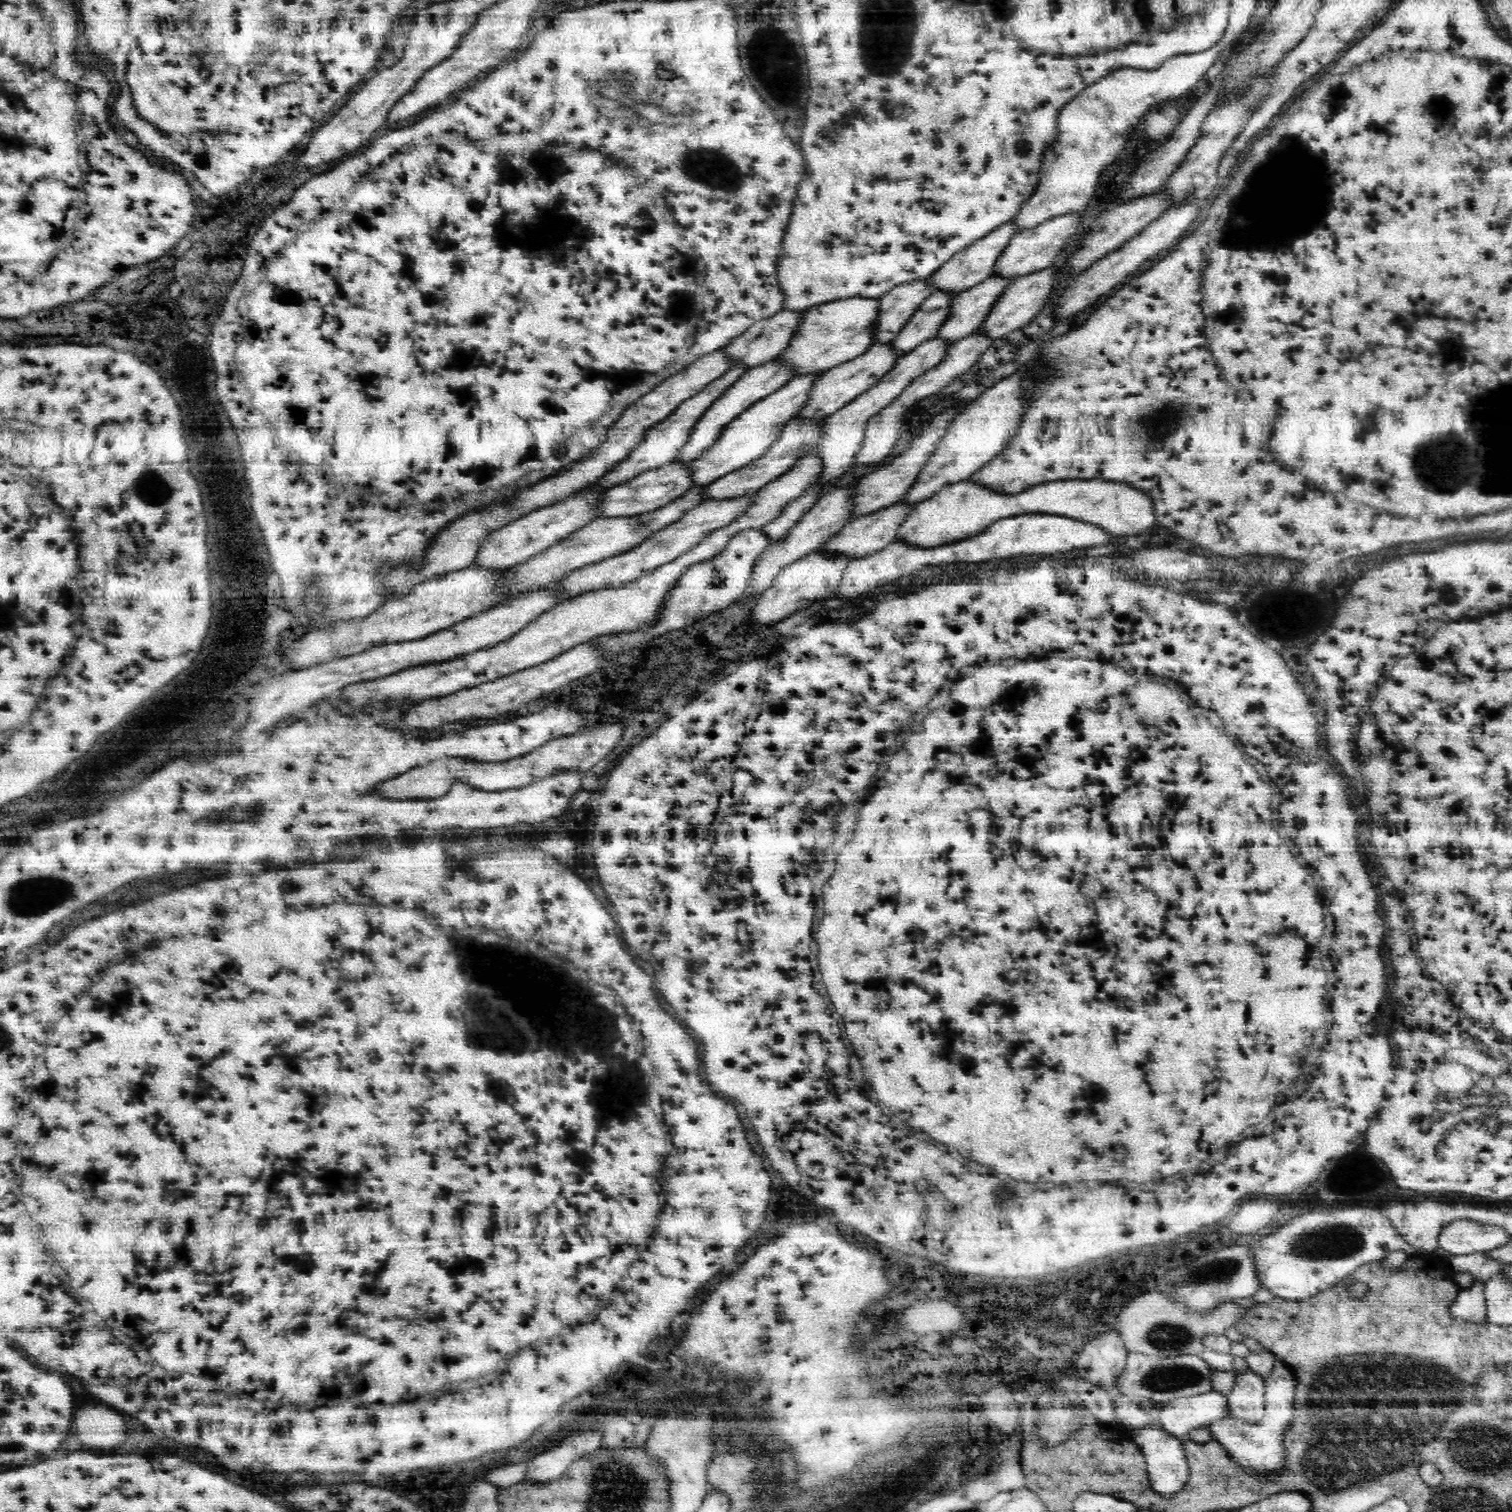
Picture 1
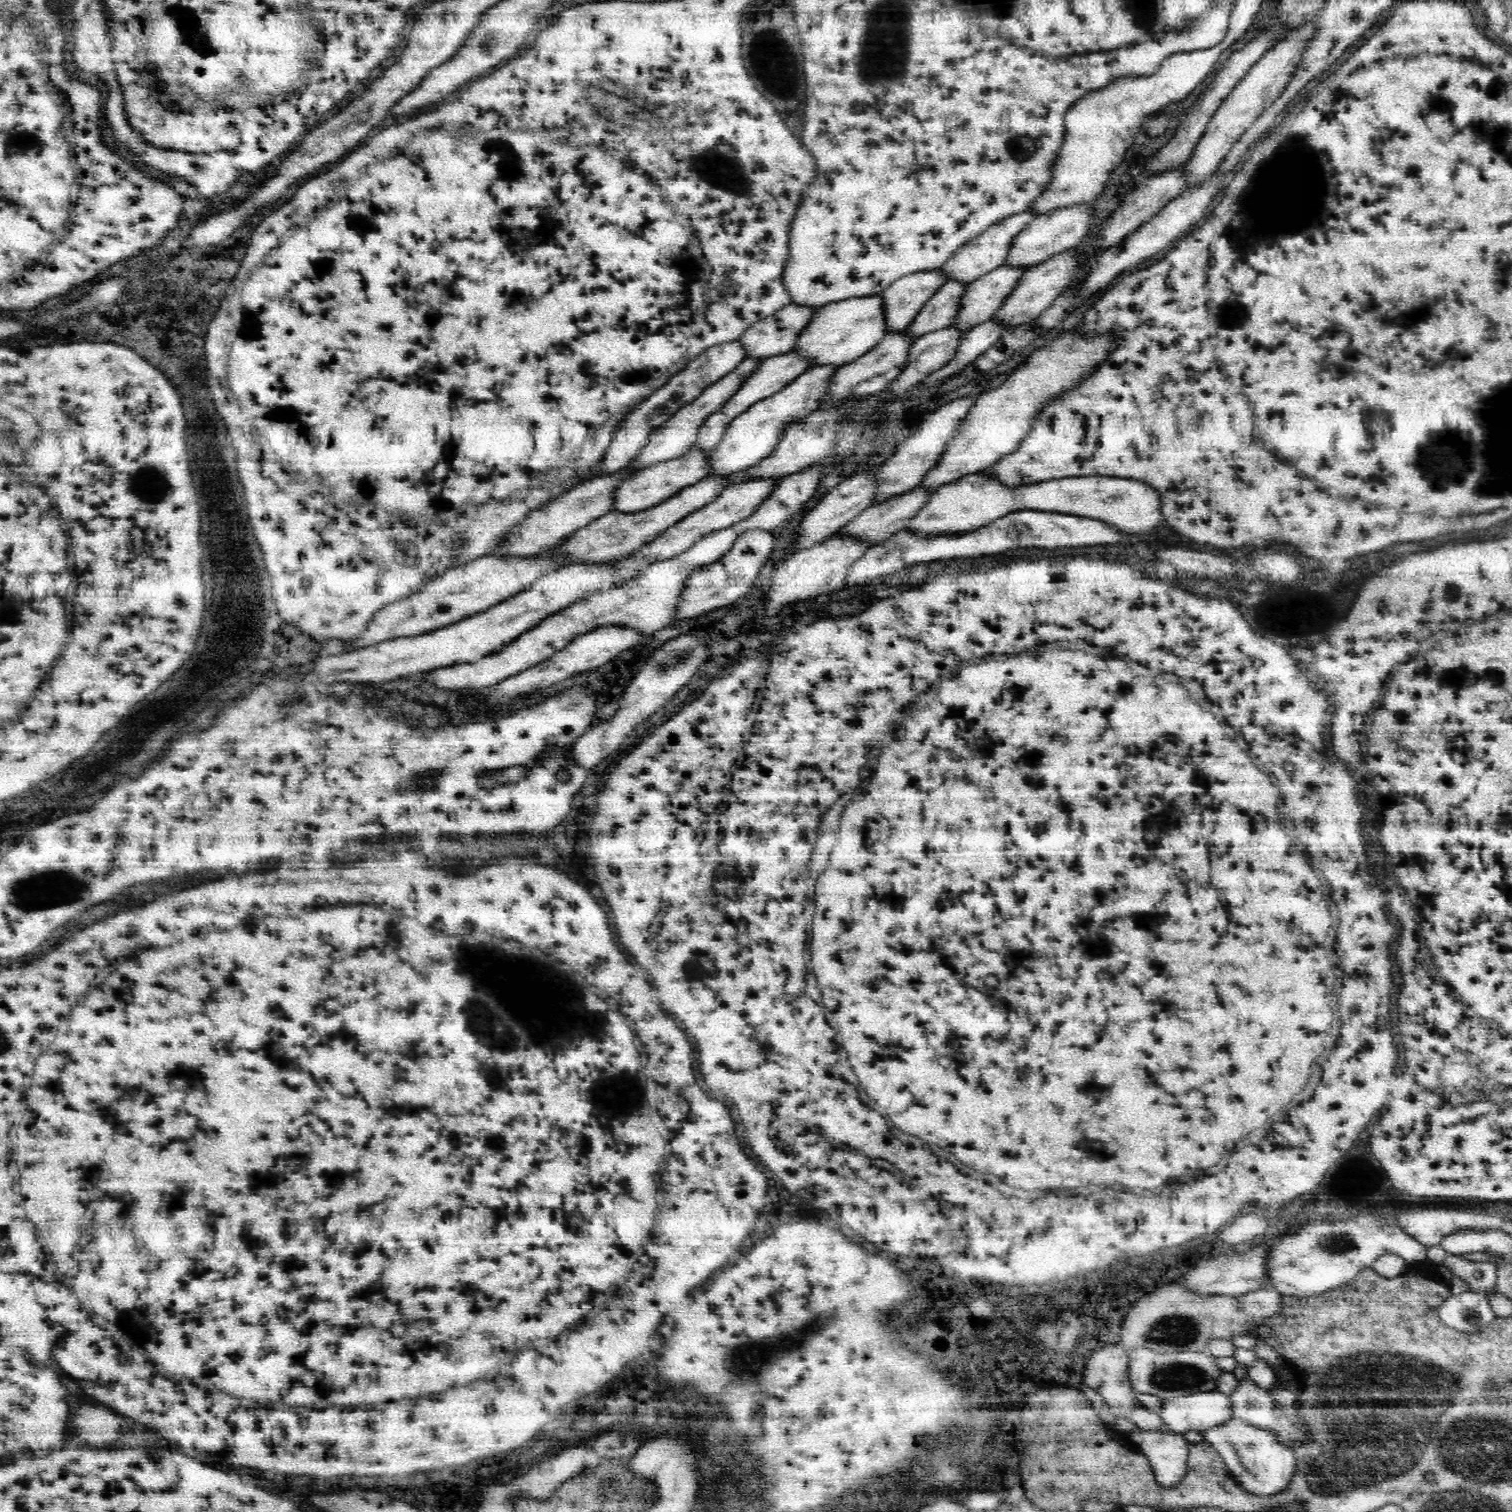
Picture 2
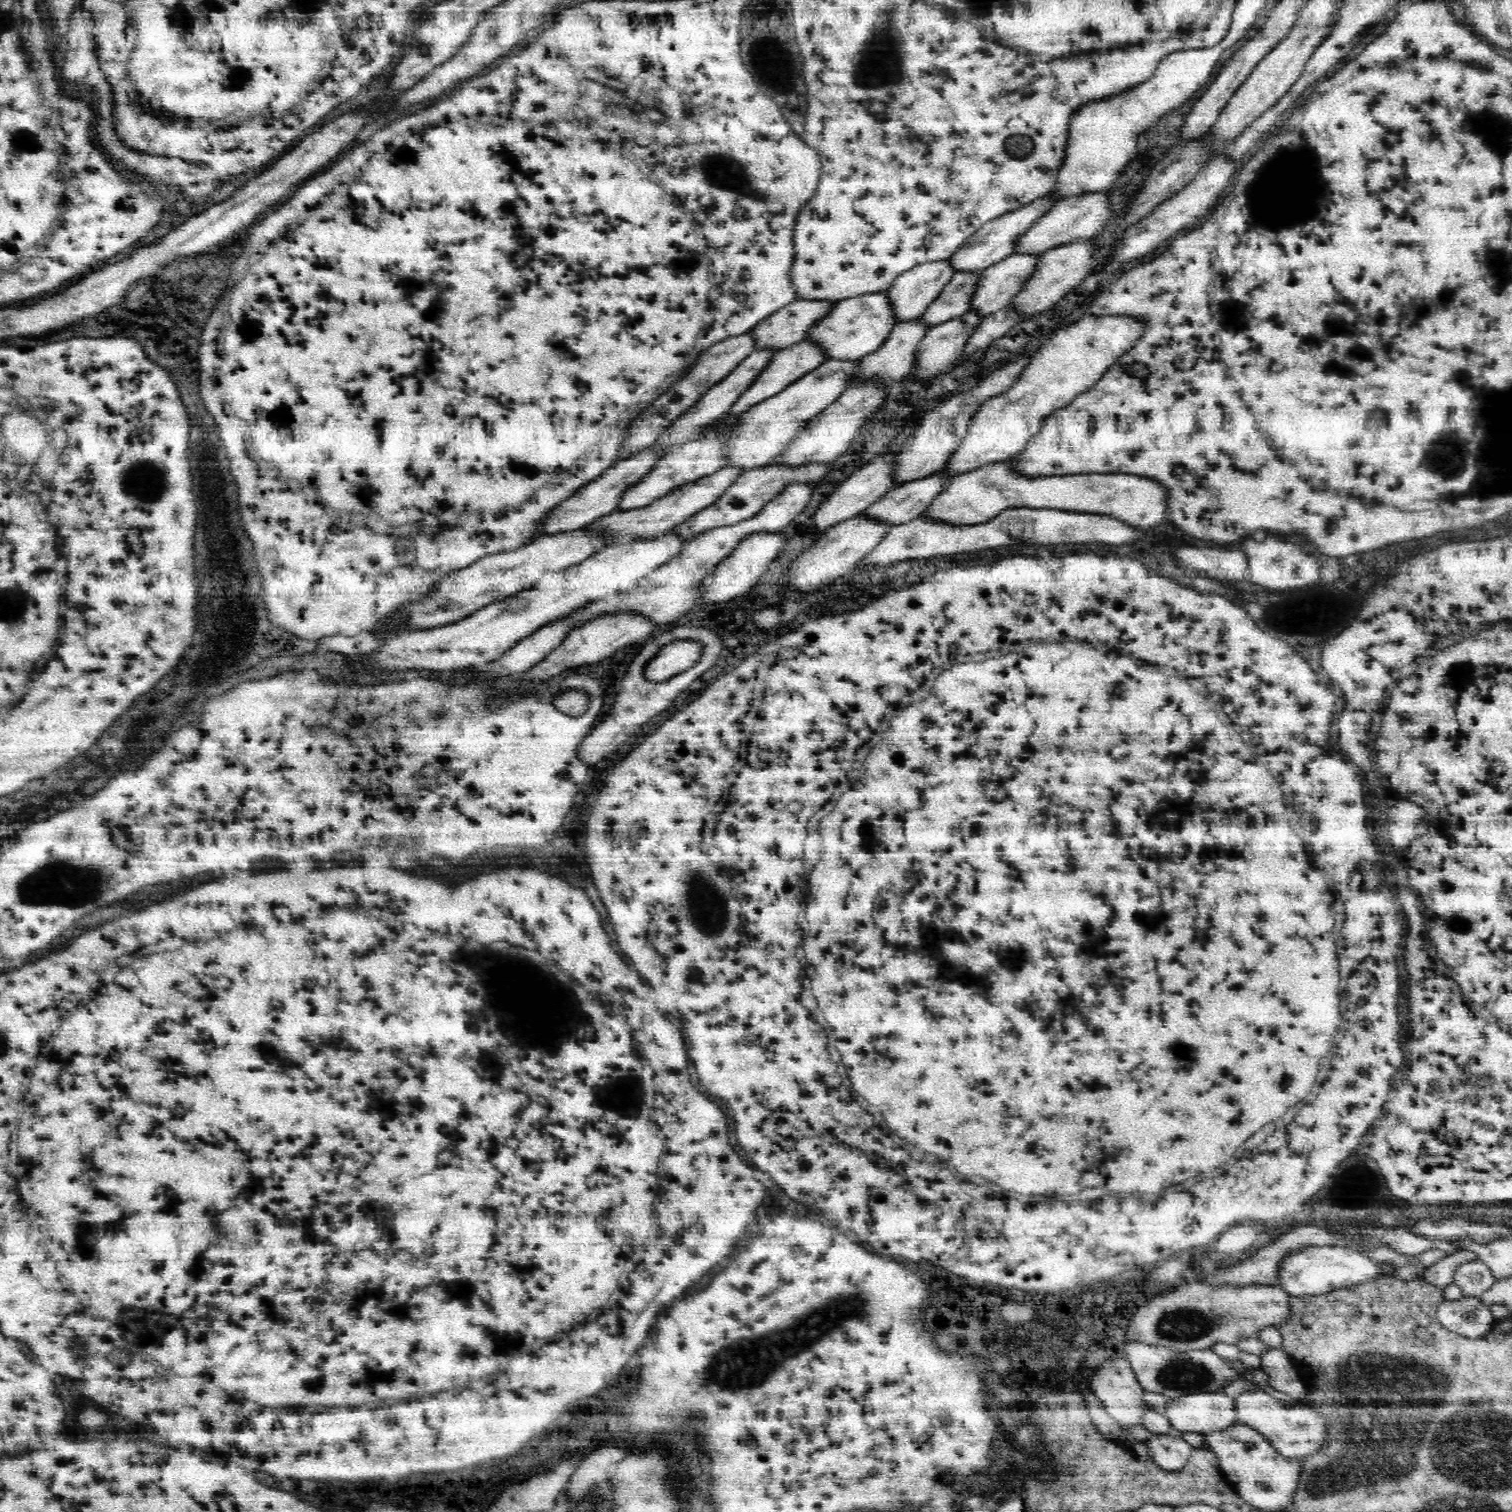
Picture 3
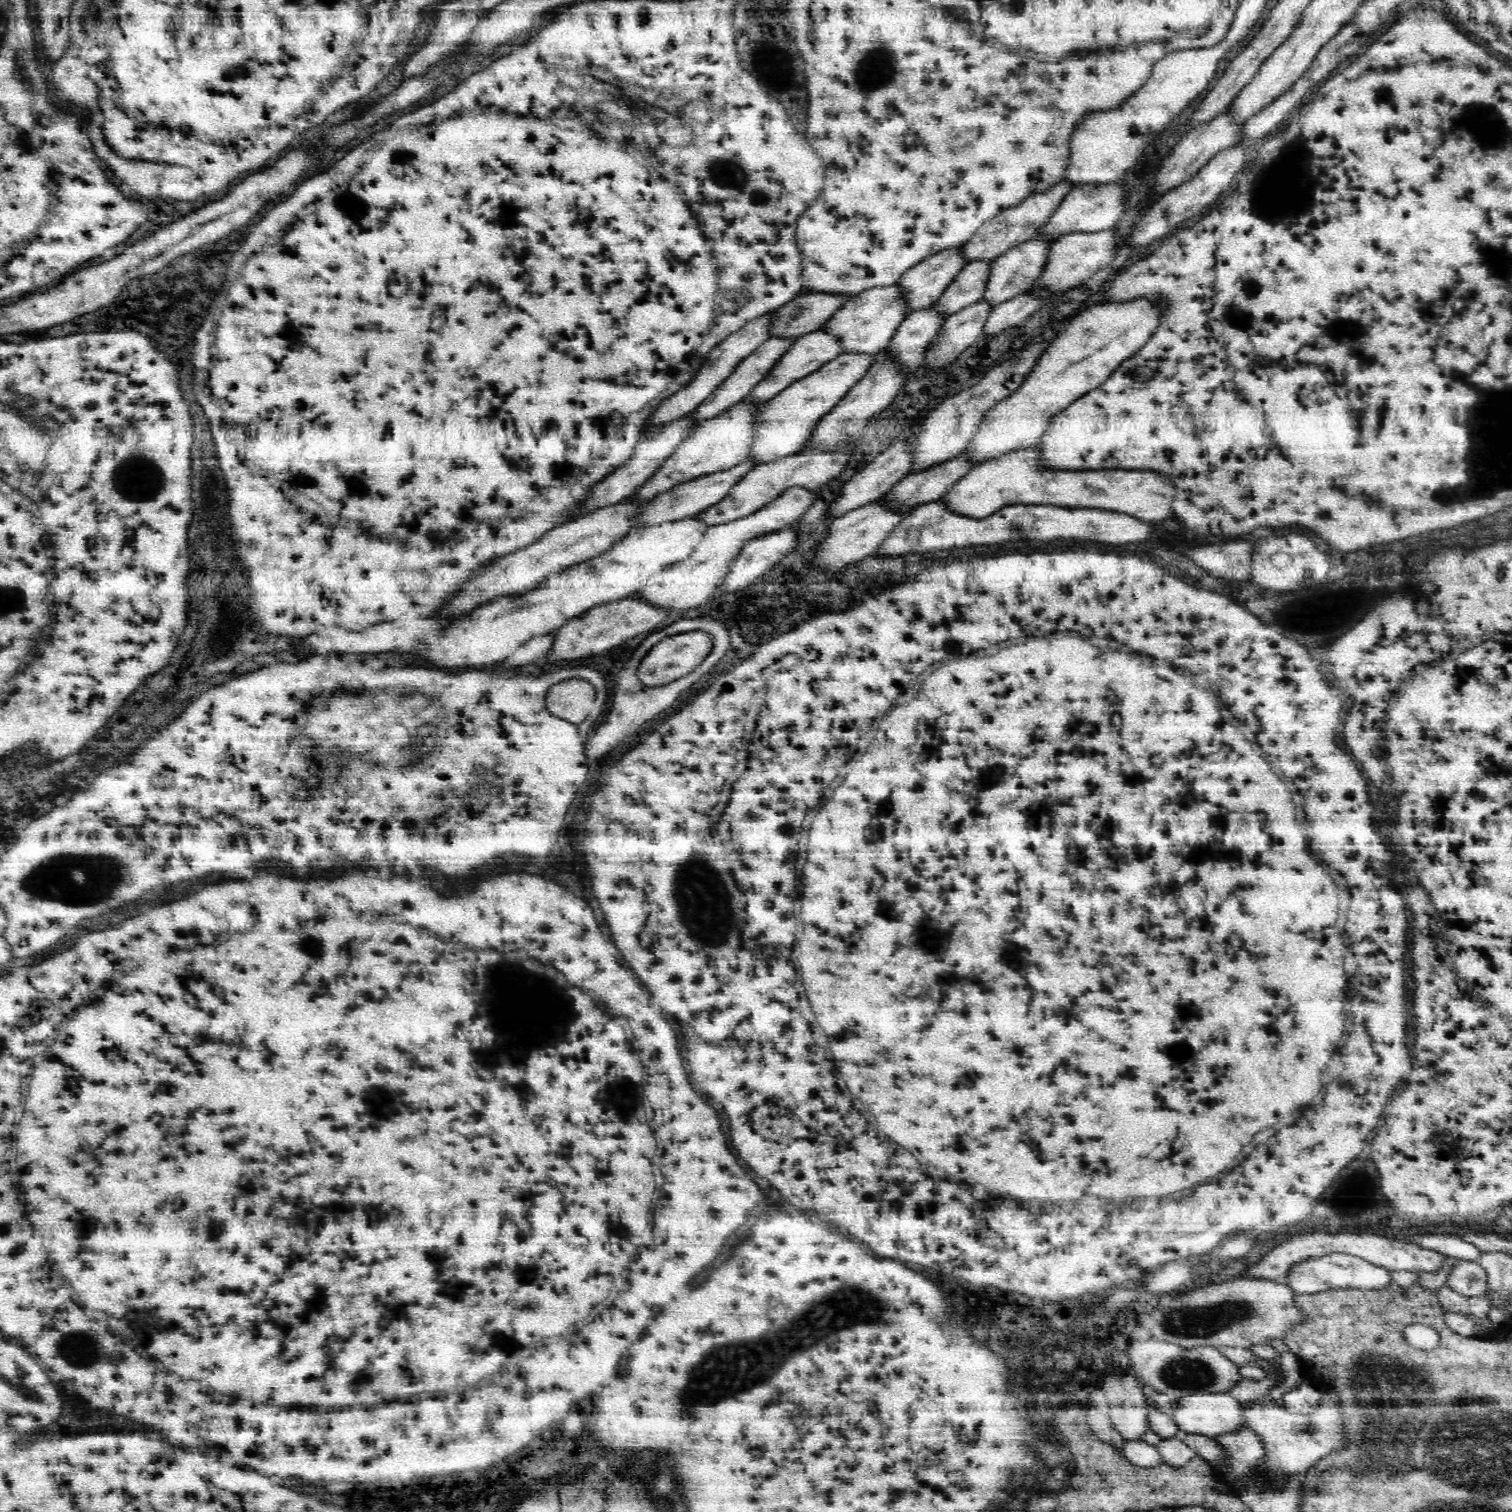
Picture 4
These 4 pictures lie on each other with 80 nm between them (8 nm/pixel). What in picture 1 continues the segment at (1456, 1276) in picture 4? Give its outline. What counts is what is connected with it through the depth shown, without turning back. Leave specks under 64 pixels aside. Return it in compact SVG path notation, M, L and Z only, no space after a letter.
M1475 1253L1470 1255L1447 1255L1450 1258L1450 1268L1455 1274L1457 1272L1470 1272L1473 1280L1482 1280L1486 1283L1494 1274L1501 1272L1504 1264L1498 1260L1484 1257L1484 1253Z

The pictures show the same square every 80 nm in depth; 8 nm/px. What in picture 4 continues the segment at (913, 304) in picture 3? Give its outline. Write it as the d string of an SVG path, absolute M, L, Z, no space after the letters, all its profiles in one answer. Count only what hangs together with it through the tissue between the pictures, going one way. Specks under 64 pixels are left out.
M960 246L933 254L909 268L897 283L909 305L908 314L932 307L966 265Z

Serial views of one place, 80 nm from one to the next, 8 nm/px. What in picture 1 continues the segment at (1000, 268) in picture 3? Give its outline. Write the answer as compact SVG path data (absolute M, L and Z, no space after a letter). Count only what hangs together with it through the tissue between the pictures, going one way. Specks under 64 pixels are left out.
M992 274L976 286L956 294L950 314L935 336L953 344L954 341L971 335L980 328L1010 283L1010 279Z

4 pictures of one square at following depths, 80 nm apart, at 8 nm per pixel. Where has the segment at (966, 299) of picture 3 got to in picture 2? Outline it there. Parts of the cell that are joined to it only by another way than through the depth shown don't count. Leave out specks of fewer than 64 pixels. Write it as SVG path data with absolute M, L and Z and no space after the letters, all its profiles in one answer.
M948 279L944 286L929 298L914 318L914 322L906 328L912 342L925 334L952 325L958 311L961 310L961 298L966 292L967 285L962 281Z

